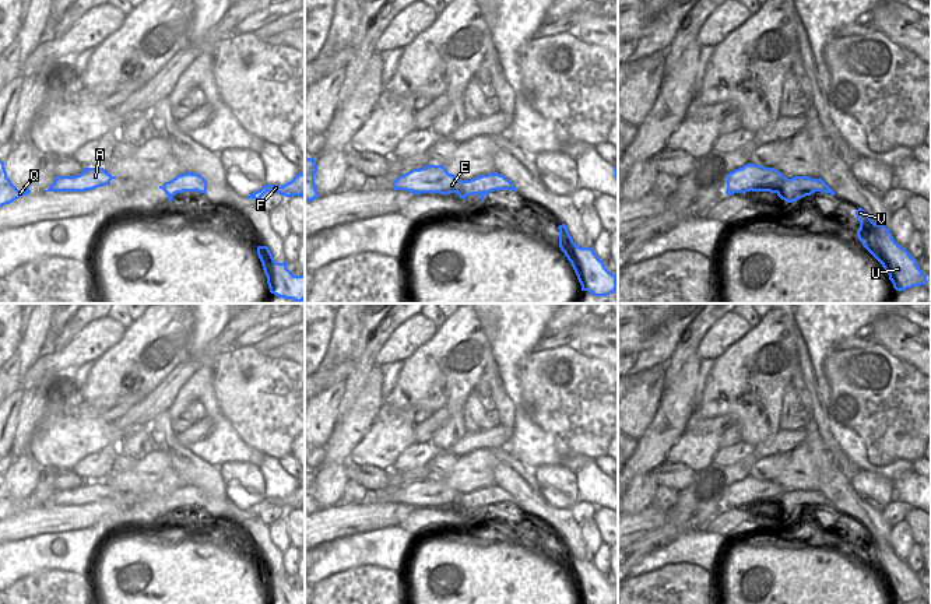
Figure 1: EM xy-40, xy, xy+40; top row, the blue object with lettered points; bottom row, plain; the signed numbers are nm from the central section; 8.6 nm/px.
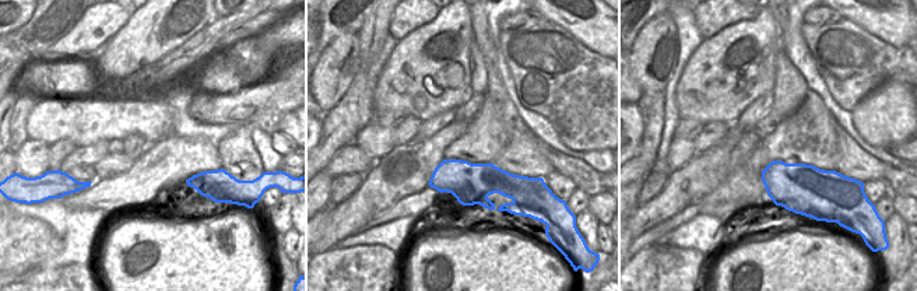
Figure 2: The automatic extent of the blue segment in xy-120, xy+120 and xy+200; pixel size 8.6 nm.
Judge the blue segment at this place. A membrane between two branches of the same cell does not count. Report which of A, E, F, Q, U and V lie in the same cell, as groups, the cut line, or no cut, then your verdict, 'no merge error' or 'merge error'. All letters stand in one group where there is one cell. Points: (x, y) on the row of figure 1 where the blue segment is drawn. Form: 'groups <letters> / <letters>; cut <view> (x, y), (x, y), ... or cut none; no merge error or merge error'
groups A E Q U V / F; cut xy+40 (815, 179), (807, 183), (807, 192); merge error

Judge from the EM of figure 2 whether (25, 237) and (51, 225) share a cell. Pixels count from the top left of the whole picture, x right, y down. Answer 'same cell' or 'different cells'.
different cells

